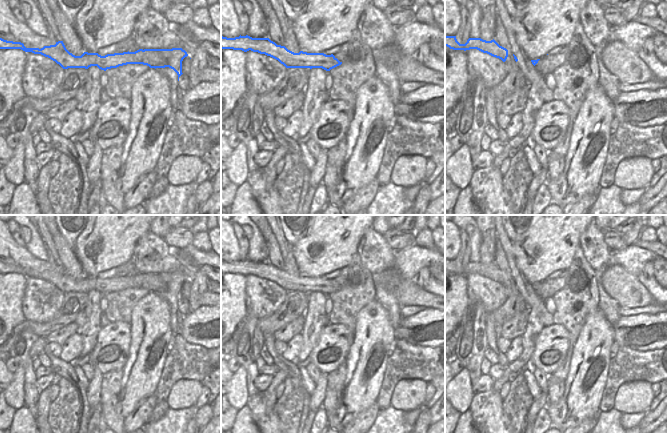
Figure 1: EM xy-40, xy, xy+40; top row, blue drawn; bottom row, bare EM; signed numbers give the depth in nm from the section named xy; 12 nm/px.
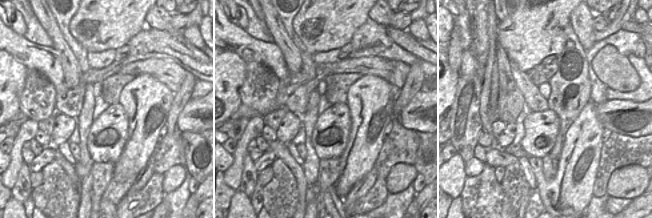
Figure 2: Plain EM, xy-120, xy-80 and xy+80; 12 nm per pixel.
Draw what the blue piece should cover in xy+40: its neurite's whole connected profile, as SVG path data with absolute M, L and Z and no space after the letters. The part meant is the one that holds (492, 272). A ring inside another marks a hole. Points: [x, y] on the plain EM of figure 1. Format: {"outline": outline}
{"outline": "M445 260L445 270L453 274L470 274L477 273L493 281L501 283L503 286L508 281L508 274L500 270L494 263L486 265L481 262L469 262L465 268L460 268L456 260Z"}

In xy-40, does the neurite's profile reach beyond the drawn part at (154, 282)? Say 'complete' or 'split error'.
complete

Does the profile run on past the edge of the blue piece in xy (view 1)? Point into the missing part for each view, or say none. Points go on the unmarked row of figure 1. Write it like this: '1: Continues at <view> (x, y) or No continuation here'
1: No continuation here

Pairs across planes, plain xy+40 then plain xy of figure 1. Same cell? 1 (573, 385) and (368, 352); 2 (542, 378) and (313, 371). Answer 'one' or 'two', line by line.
1: one
2: one

